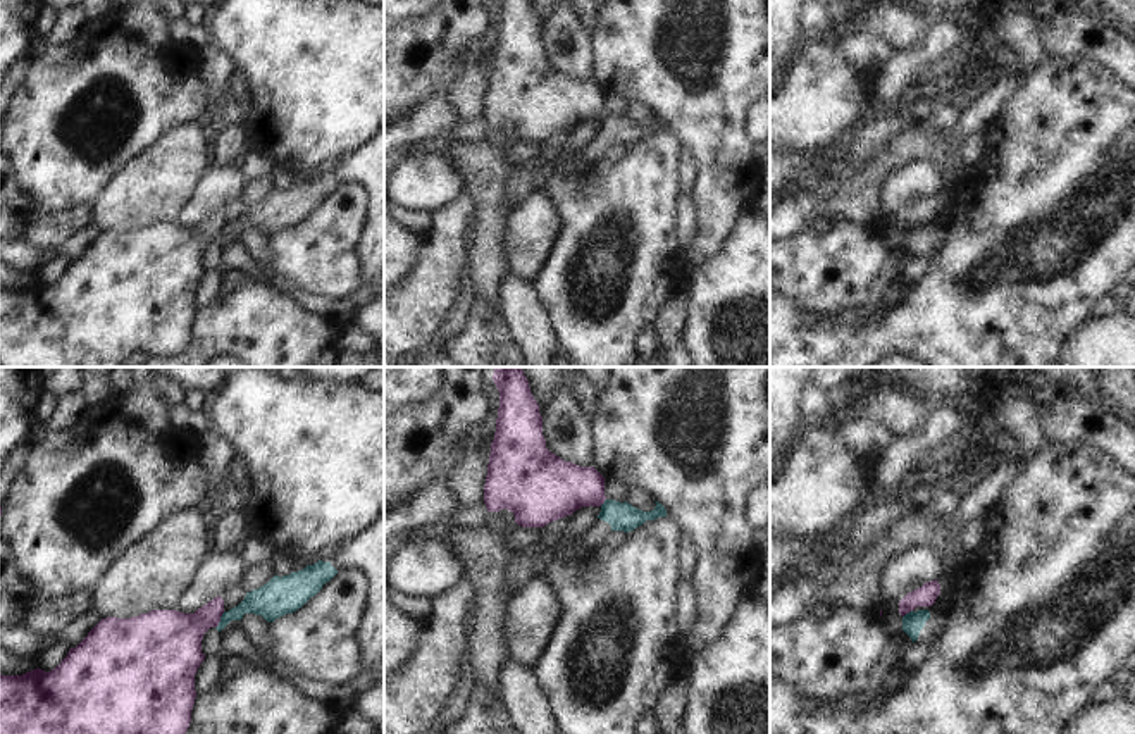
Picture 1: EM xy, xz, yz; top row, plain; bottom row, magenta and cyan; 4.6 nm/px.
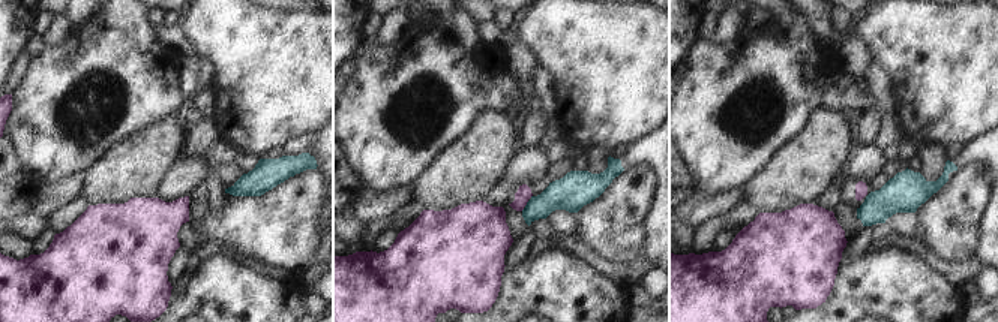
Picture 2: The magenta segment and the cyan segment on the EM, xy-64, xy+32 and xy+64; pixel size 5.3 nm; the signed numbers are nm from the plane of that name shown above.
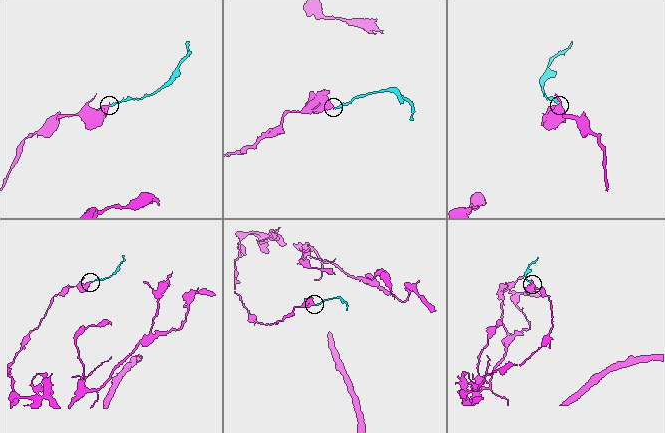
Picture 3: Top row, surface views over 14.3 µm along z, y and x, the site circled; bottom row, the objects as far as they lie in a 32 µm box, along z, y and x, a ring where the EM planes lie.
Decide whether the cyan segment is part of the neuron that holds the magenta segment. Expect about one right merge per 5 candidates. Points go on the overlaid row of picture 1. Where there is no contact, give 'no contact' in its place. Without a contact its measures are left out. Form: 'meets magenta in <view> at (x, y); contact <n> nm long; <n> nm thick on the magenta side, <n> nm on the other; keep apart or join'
meets magenta in xy at (219, 621); contact 90 nm long; 280 nm thick on the magenta side, 150 nm on the other; keep apart

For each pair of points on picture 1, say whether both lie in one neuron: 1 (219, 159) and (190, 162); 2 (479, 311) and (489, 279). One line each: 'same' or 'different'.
1: different
2: different

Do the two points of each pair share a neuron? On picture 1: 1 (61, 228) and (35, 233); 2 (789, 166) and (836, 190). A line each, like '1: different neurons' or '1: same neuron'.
1: same neuron
2: different neurons

